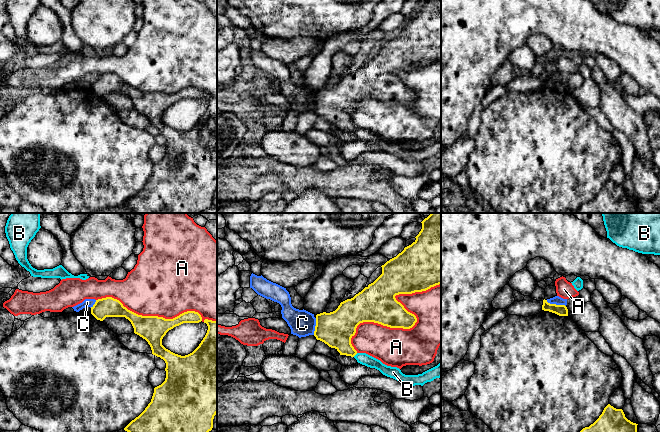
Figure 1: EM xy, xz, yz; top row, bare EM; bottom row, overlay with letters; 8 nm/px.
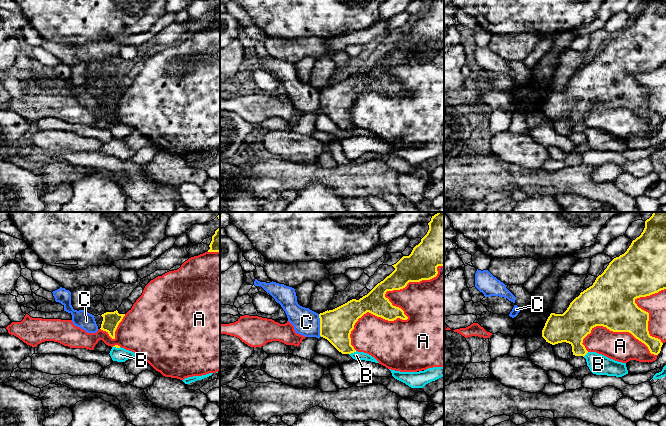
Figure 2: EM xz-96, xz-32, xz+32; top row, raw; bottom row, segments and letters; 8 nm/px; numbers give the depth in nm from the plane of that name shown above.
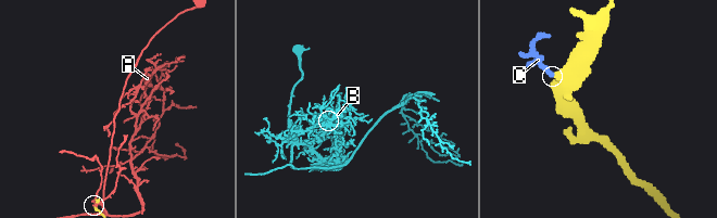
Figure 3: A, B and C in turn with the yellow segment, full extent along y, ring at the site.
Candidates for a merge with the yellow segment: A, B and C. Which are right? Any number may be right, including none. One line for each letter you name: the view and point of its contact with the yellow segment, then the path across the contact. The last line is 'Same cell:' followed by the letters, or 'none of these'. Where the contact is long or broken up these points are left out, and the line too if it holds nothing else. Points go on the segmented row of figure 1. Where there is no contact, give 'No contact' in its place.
Same cell: none of these

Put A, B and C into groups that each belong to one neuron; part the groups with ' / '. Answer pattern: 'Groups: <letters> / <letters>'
Groups: A / B / C

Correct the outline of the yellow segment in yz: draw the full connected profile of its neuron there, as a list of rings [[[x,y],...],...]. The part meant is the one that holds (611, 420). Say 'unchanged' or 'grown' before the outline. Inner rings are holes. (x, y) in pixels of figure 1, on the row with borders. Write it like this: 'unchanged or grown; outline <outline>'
unchanged; outline [[[608,404],[599,418],[580,432],[637,432],[637,425],[625,417],[622,409]]]

